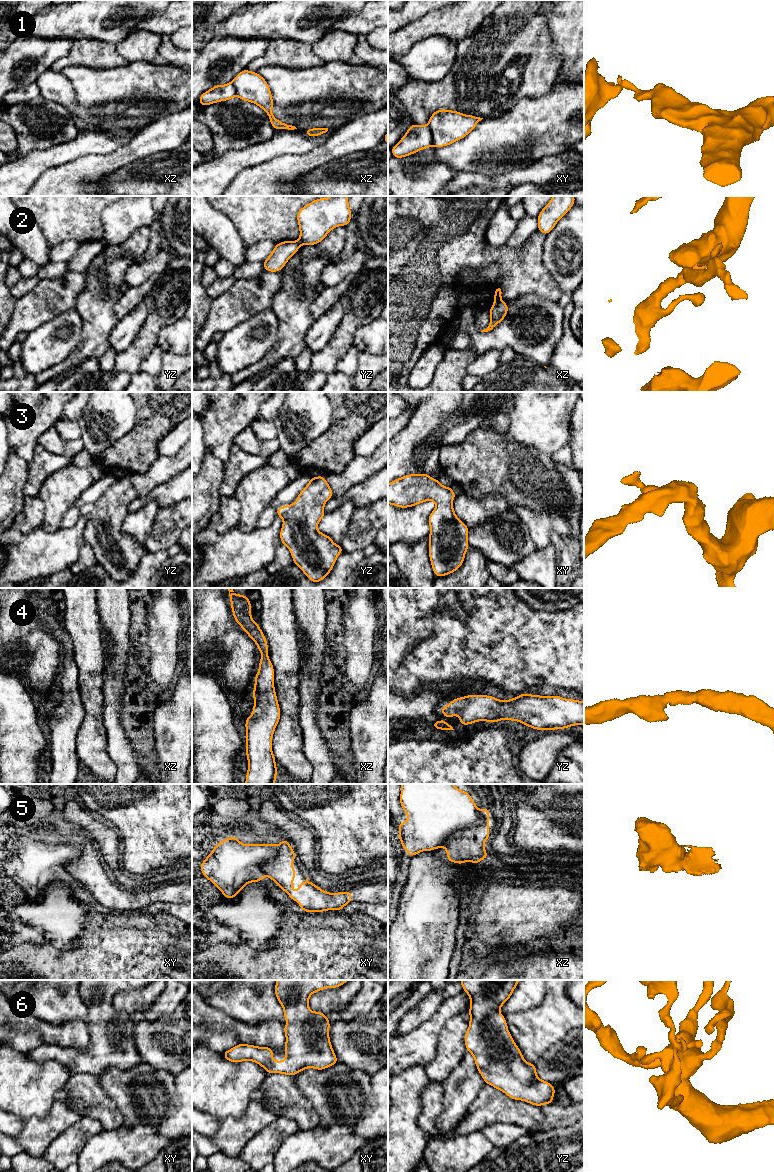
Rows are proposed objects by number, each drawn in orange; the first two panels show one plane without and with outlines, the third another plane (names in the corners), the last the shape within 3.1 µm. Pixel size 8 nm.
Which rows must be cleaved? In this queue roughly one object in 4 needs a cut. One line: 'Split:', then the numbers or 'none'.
Split: 1, 2, 5

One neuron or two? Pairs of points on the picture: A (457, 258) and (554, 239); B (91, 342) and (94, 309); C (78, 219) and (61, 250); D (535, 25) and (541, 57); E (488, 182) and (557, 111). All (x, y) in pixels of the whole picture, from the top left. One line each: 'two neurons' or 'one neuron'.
A: two neurons
B: one neuron
C: two neurons
D: one neuron
E: two neurons

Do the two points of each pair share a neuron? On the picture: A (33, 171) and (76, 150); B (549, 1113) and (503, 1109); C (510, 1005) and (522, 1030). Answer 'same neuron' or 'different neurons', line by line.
A: same neuron
B: same neuron
C: different neurons

